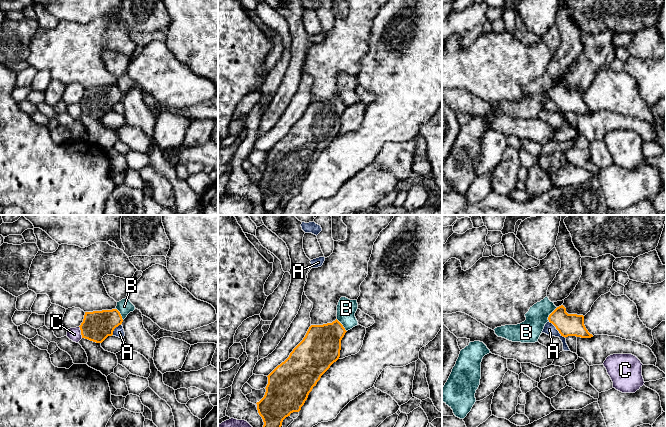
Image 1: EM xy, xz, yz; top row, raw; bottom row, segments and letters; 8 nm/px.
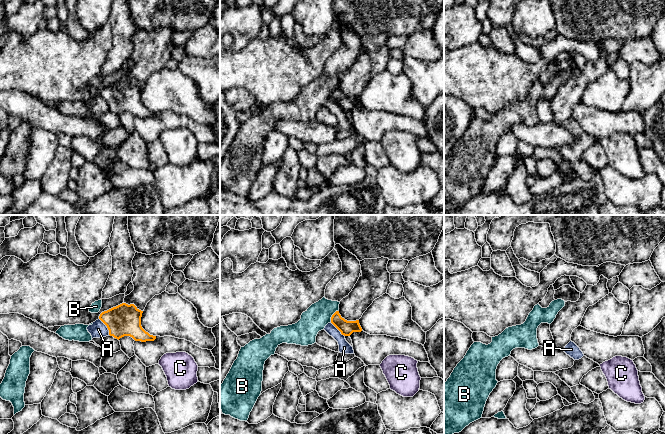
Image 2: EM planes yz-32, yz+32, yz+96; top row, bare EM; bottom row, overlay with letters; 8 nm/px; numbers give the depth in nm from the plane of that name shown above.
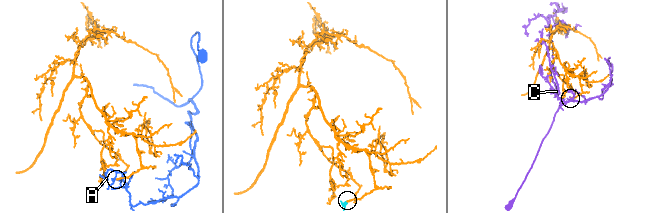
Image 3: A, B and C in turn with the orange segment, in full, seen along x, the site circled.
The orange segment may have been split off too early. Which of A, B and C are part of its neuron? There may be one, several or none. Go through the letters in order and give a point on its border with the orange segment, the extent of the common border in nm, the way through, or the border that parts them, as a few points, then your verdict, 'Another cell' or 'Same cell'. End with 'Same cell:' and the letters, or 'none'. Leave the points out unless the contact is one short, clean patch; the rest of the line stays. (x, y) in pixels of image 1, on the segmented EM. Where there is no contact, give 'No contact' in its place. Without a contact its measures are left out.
A: Touches orange at yz (557, 329). Shared border 190 nm. Boundary: yz (549, 321), (565, 338). Another cell
B: Touches orange at yz (550, 314). Shared border 140 nm. Boundary: yz (557, 307), (549, 315), (548, 321). Another cell
C: Touches orange at xy (81, 332). Shared border 100 nm. Another cell
Same cell: none

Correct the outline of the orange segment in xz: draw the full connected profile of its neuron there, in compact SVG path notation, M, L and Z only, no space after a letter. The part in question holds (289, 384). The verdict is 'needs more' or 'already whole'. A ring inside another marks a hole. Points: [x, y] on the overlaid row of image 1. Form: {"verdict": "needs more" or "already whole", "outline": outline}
{"verdict": "already whole", "outline": "M337 319L332 323L309 327L303 340L293 349L289 357L267 376L265 395L256 403L258 413L264 422L263 427L281 427L286 417L301 410L321 376L339 359L341 340L346 332Z"}

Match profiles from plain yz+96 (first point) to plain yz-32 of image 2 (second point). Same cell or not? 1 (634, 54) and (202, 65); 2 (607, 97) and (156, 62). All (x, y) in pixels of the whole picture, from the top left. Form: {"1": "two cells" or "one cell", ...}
{"1": "two cells", "2": "two cells"}

